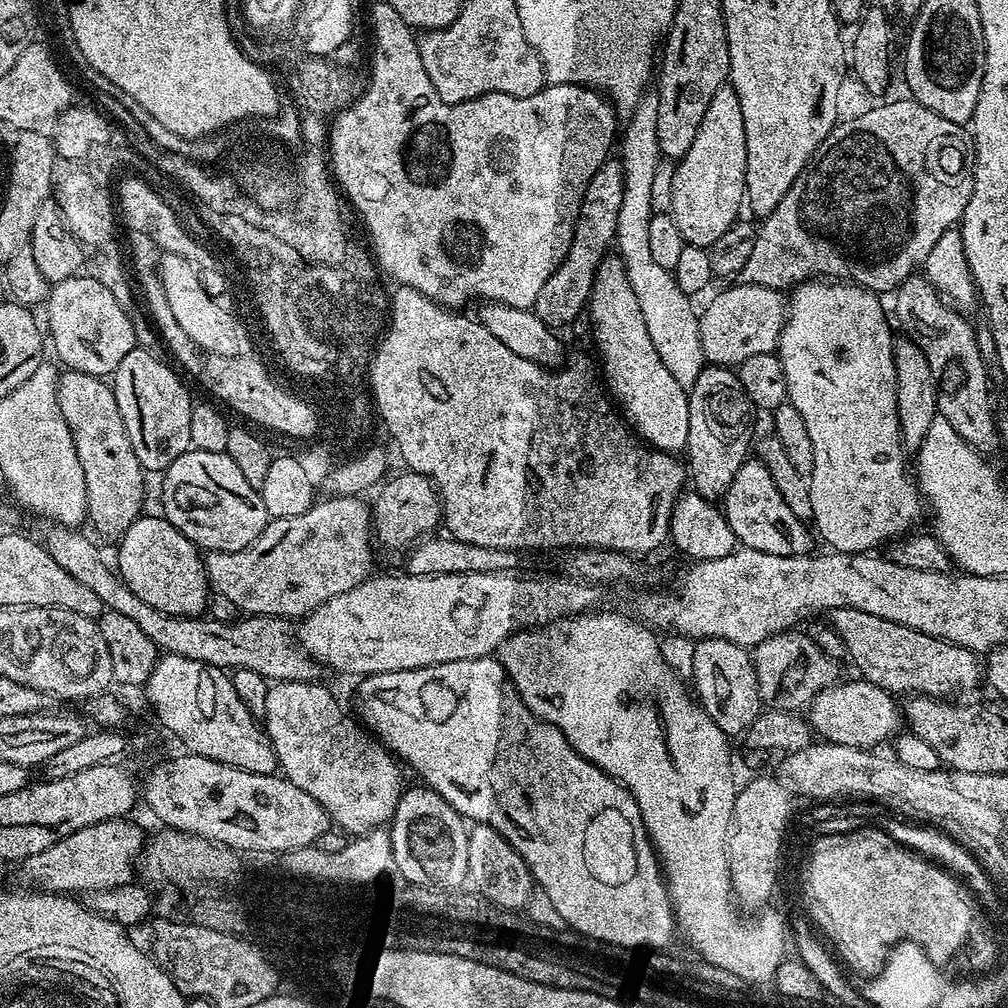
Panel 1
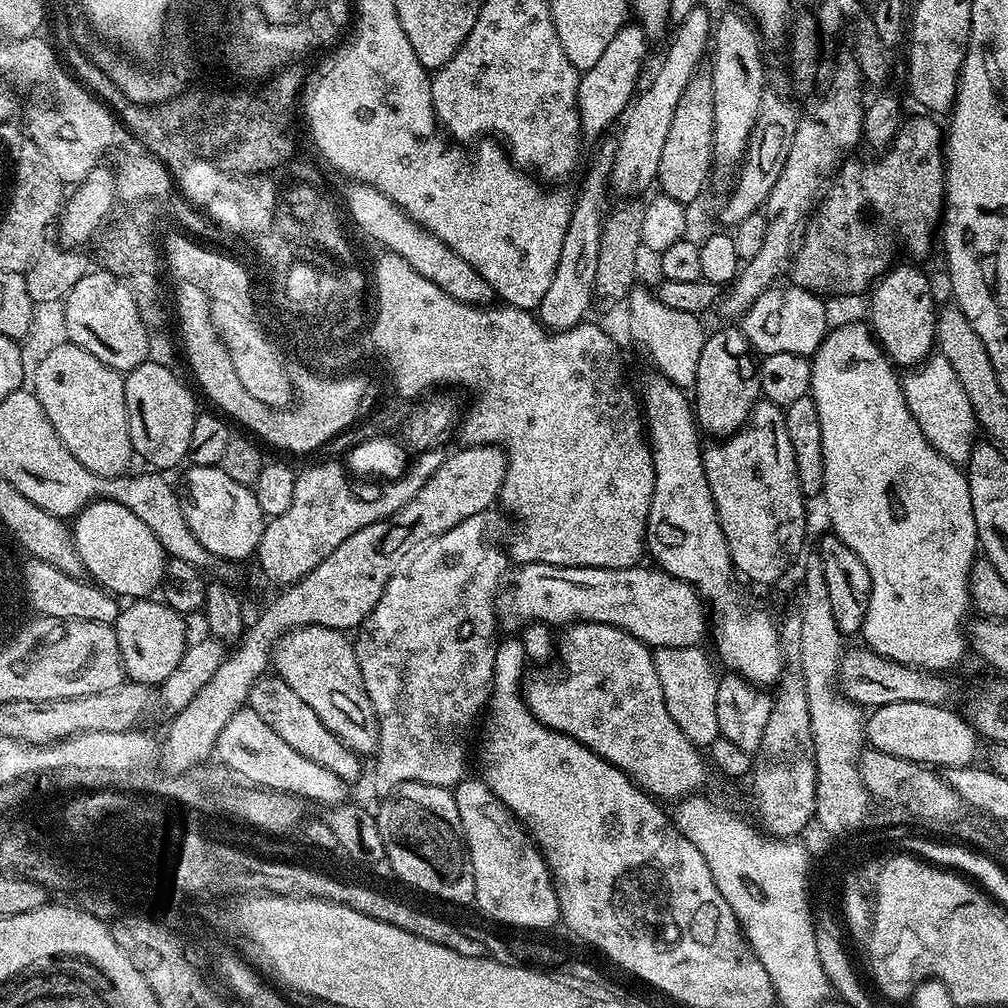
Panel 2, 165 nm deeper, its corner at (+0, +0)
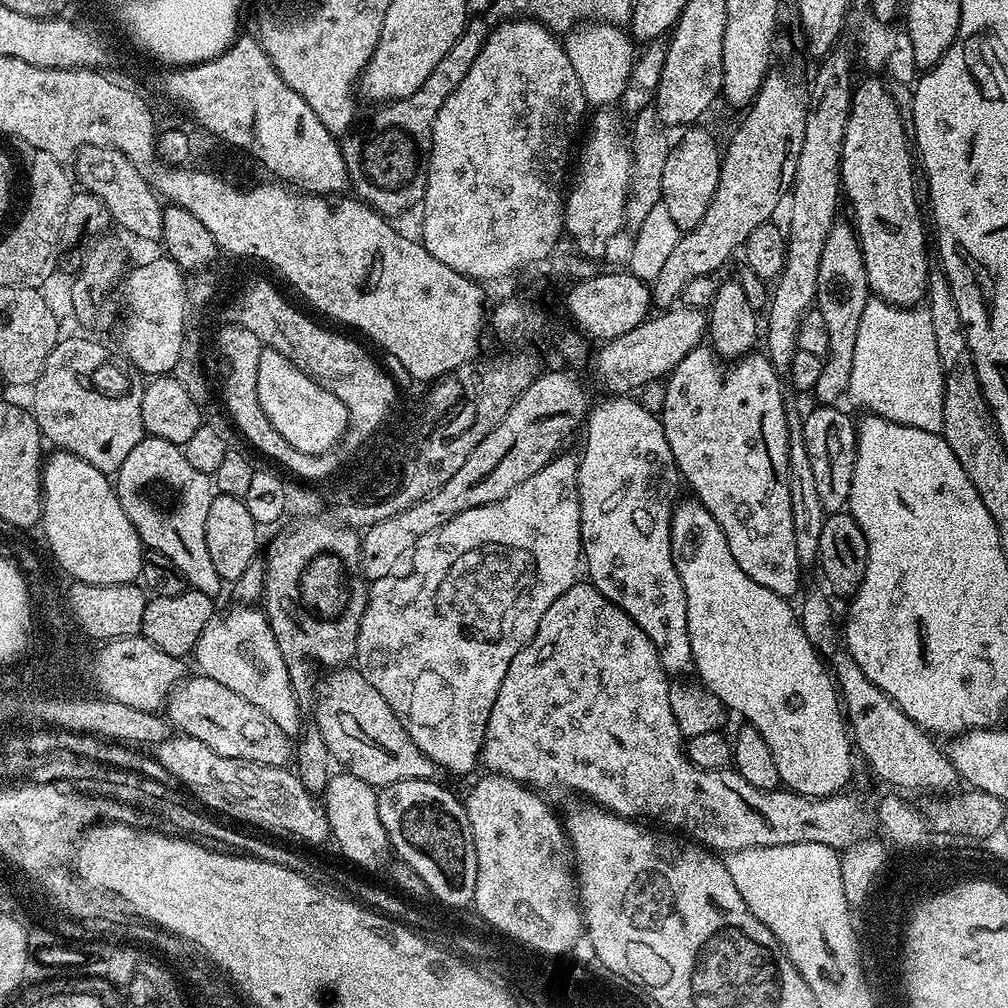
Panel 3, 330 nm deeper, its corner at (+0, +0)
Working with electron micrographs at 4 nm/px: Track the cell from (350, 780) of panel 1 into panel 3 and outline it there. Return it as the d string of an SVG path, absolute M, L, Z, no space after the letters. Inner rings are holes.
M256 606L236 607L240 608L232 608L221 616L220 613L213 615L206 630L202 630L194 649L199 675L214 678L214 682L222 682L222 686L234 690L234 694L242 694L246 702L254 702L254 706L267 714L289 738L295 737L301 731L302 708L292 689L282 650L278 650L278 642L268 625L268 617Z

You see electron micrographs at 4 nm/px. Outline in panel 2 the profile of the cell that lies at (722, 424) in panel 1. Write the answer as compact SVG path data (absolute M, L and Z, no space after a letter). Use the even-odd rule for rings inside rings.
M739 327L720 328L705 339L702 358L698 358L698 374L694 385L694 415L699 431L705 437L734 436L747 424L748 416L760 396L758 364L755 359L752 361L751 355L753 353L748 340Z

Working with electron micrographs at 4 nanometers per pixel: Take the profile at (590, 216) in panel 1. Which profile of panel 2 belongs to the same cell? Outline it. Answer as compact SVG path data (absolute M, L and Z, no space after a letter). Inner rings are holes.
M701 6L692 8L690 14L686 14L684 20L675 25L676 33L672 36L672 45L664 52L664 61L660 64L660 69L656 72L656 77L648 84L648 89L641 91L633 99L622 123L619 125L620 136L616 140L616 153L614 154L614 164L612 173L608 175L608 183L611 191L616 191L620 196L632 196L635 192L640 192L643 188L653 187L656 175L658 174L658 158L662 158L662 145L666 142L666 133L670 130L670 118L674 116L674 106L678 104L678 98L682 96L682 90L690 82L692 75L697 73L696 66L700 58L705 57L710 46L710 37L714 32L713 17L708 17L707 7Z

